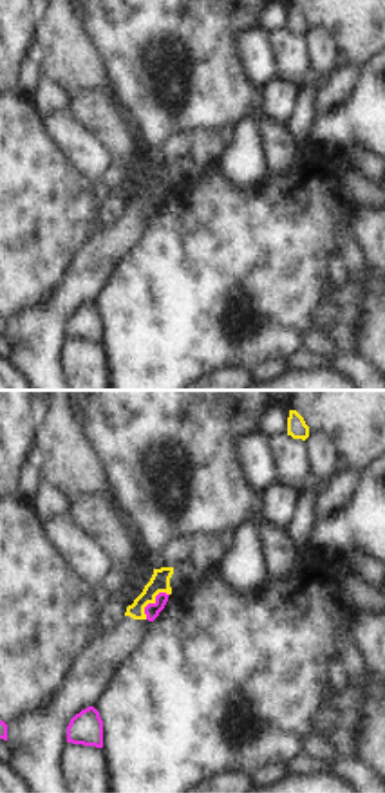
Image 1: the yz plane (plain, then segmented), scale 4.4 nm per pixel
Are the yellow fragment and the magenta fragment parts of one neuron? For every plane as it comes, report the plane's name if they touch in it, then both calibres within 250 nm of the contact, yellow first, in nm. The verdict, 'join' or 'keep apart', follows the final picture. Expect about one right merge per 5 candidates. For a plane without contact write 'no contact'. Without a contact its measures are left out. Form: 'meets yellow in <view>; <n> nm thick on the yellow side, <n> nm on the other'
meets yellow in yz; 90 nm thick on the yellow side, 70 nm on the other

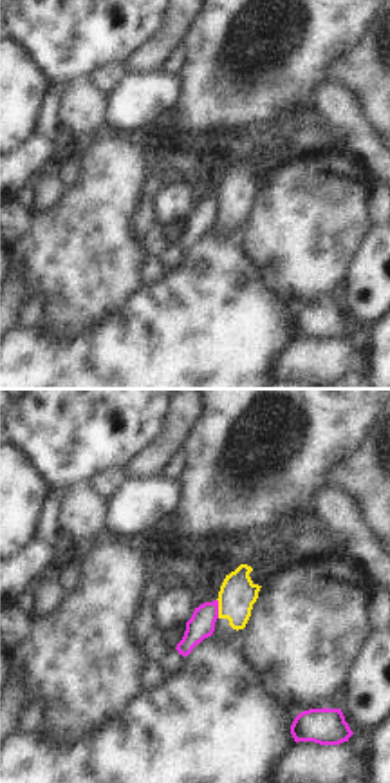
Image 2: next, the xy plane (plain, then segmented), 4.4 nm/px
meets yellow in xy; 160 nm thick on the yellow side, 120 nm on the other

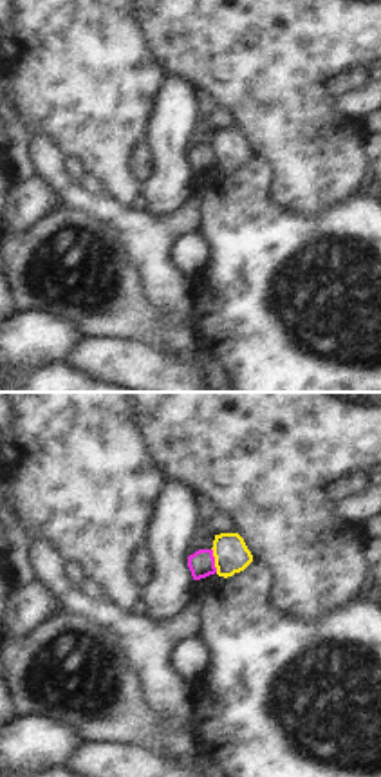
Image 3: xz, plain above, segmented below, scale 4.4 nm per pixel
meets yellow in xz; 160 nm thick on the yellow side, 120 nm on the other

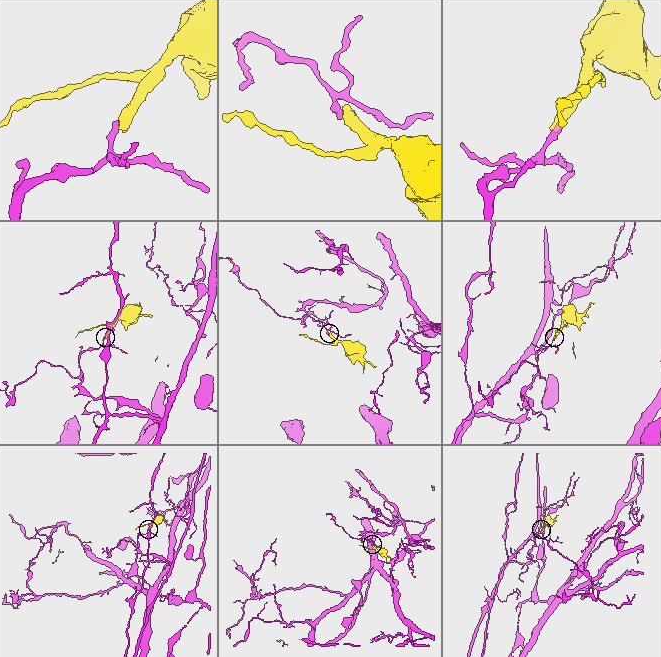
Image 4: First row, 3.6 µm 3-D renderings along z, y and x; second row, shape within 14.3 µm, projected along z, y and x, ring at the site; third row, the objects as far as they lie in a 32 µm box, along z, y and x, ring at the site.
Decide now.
keep apart

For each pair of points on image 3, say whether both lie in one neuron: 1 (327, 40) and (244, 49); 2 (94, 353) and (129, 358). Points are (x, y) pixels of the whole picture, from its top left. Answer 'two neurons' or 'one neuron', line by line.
1: one neuron
2: one neuron

